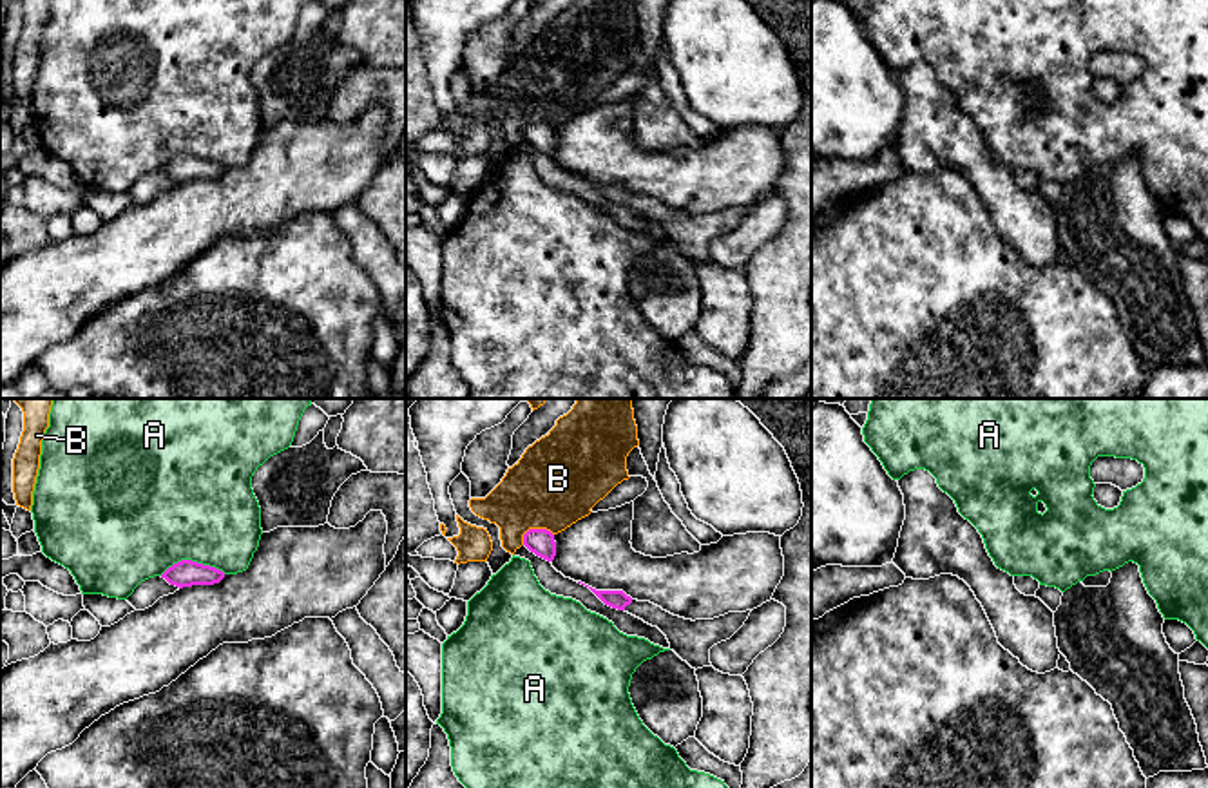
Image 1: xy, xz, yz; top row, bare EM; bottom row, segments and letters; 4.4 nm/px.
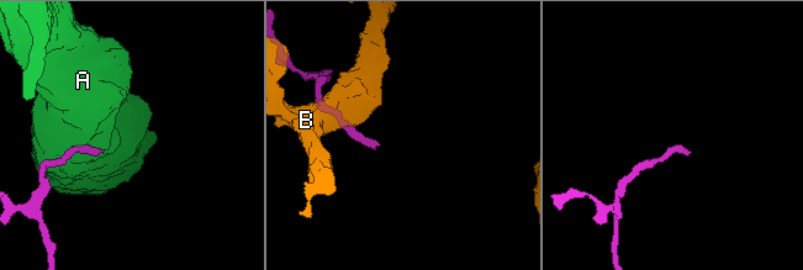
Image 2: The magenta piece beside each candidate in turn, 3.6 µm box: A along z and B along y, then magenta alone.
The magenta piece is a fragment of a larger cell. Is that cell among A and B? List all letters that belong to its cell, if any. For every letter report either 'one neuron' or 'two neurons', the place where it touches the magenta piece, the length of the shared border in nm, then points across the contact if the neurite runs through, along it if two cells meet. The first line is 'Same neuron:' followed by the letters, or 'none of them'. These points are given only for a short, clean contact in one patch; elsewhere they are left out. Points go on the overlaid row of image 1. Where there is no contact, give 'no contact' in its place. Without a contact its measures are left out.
Same neuron: none of them
A: two neurons; meets magenta in xy at (192, 562); contact 300 nm long
B: two neurons; meets magenta in xz at (533, 529); contact 150 nm long; border along xz (553, 535), (546, 529), (529, 529), (522, 544)

